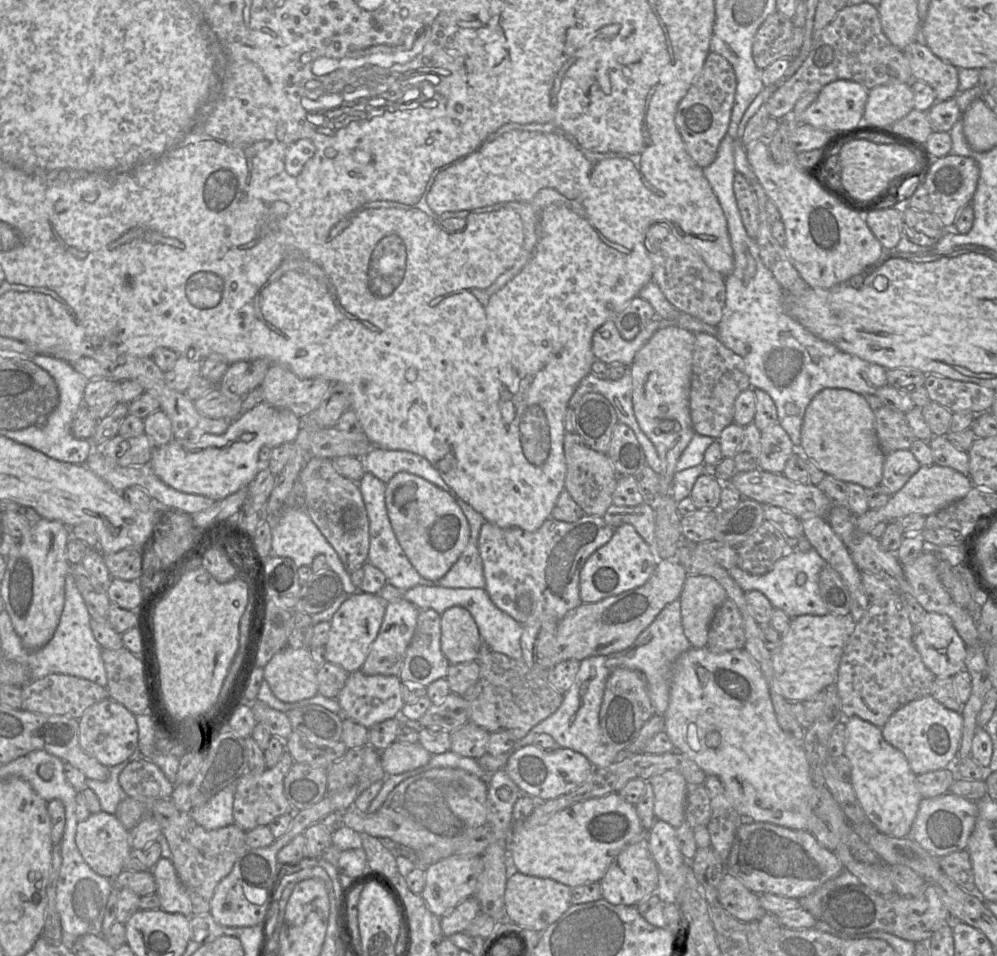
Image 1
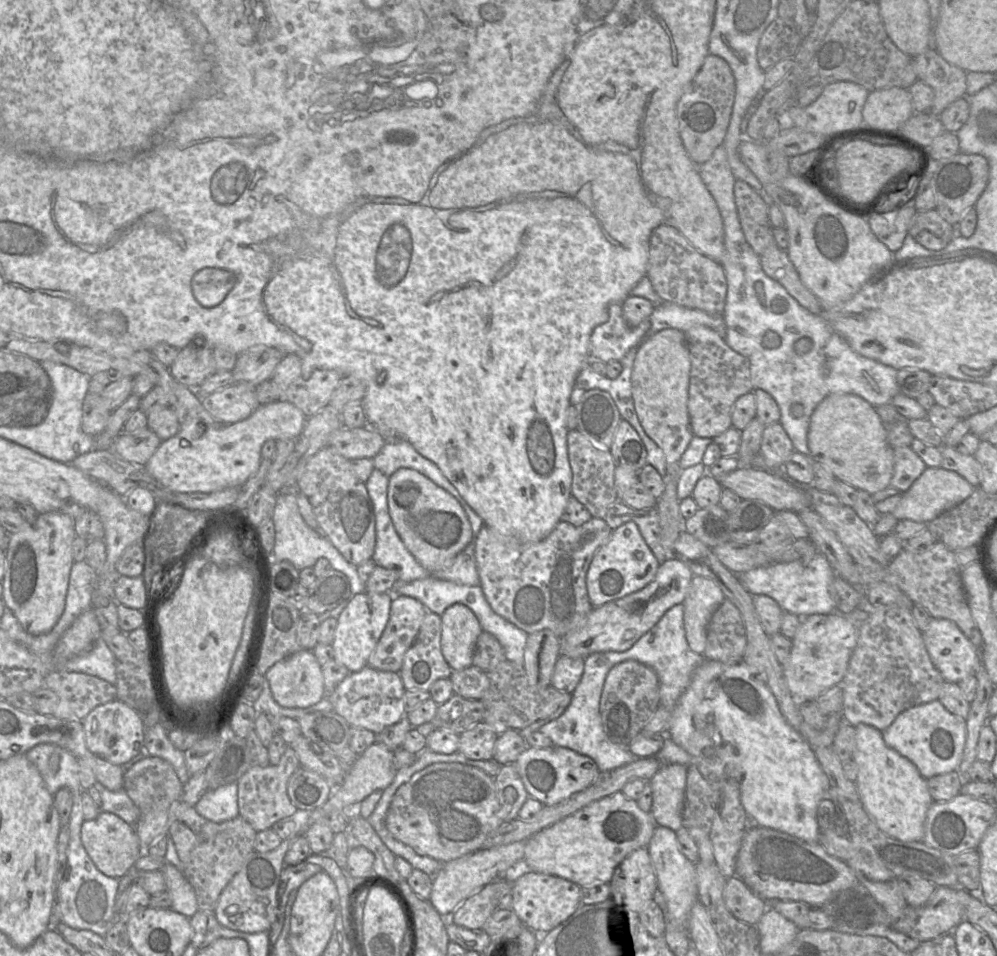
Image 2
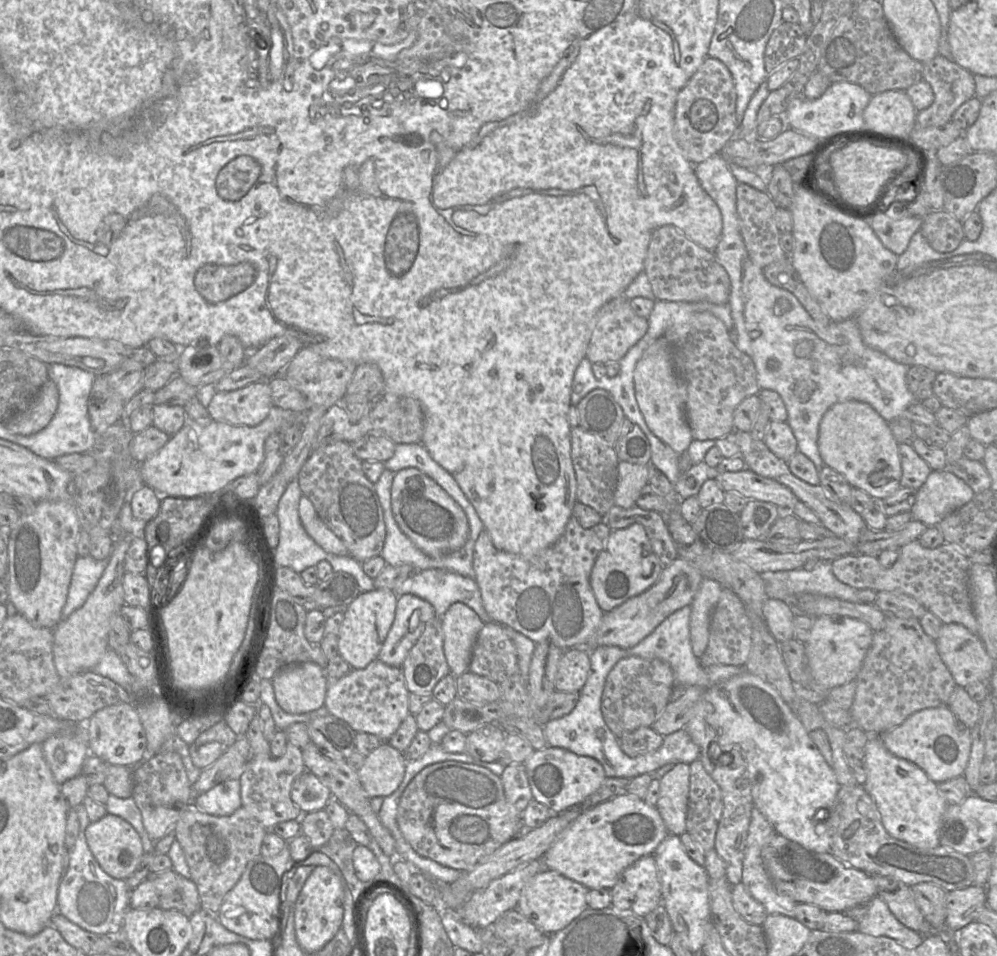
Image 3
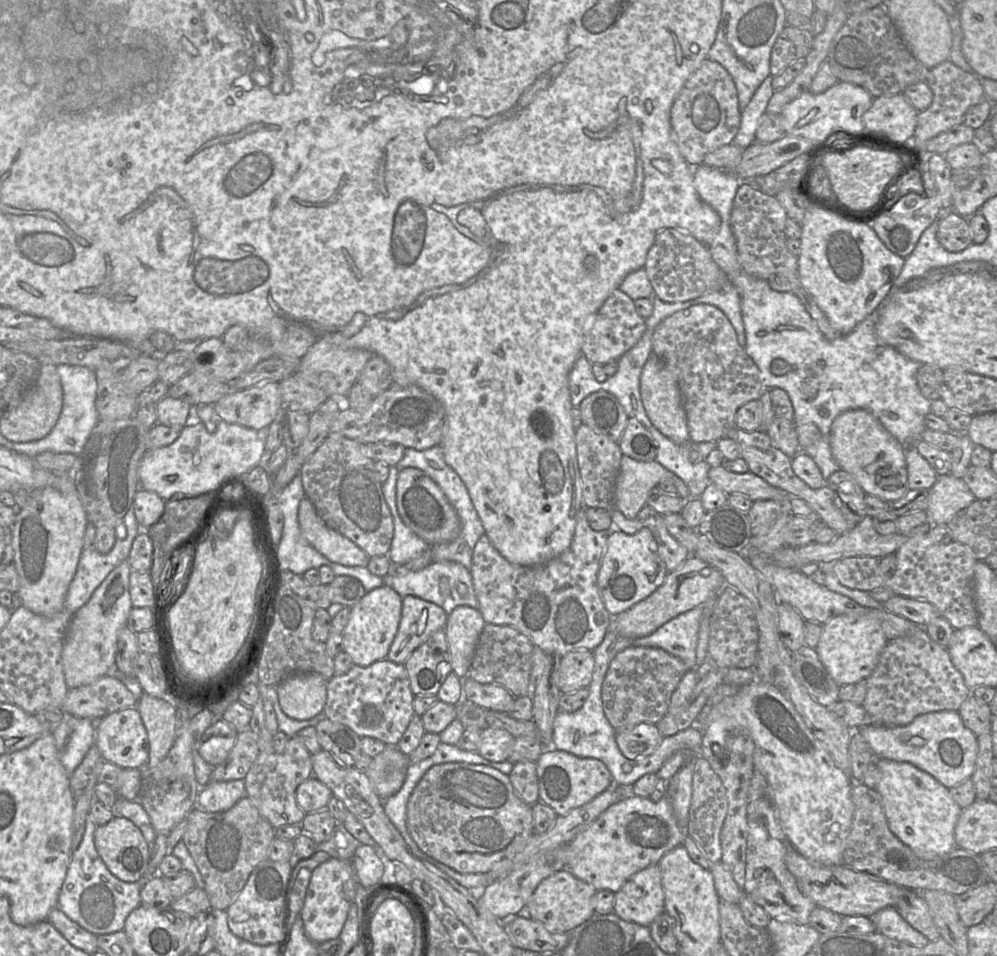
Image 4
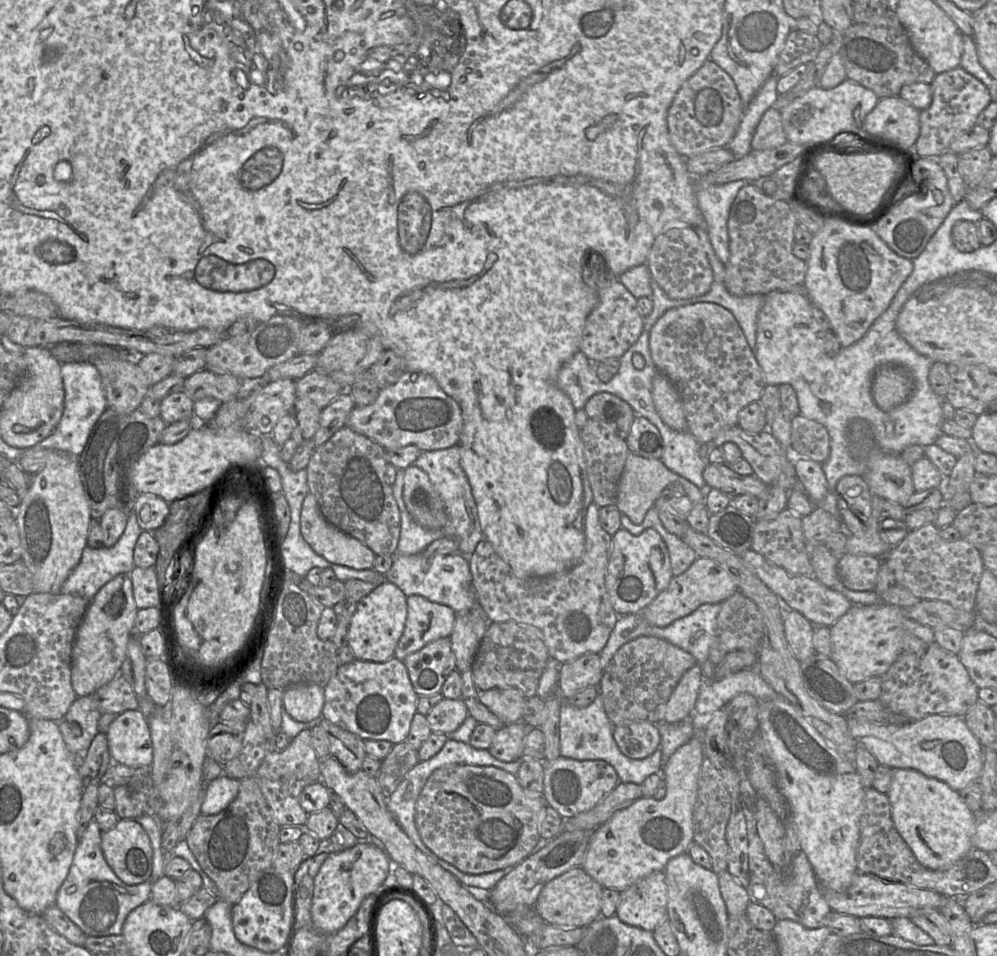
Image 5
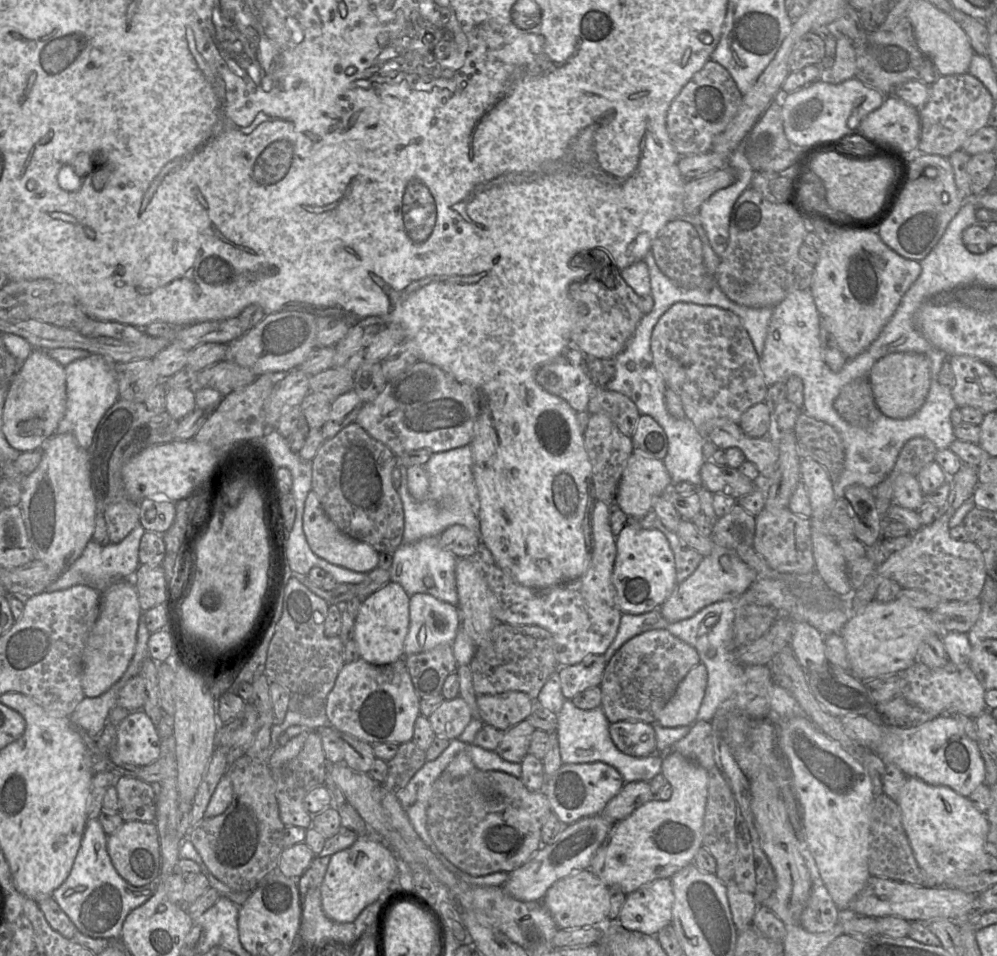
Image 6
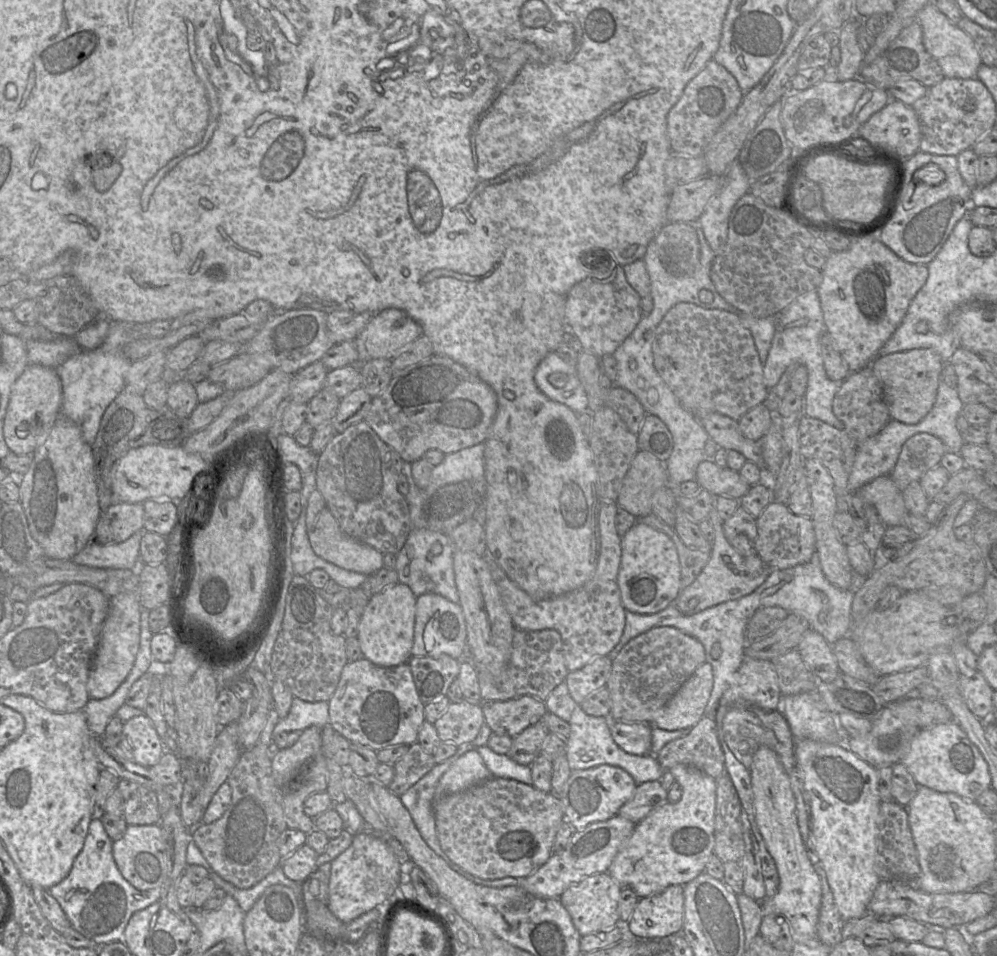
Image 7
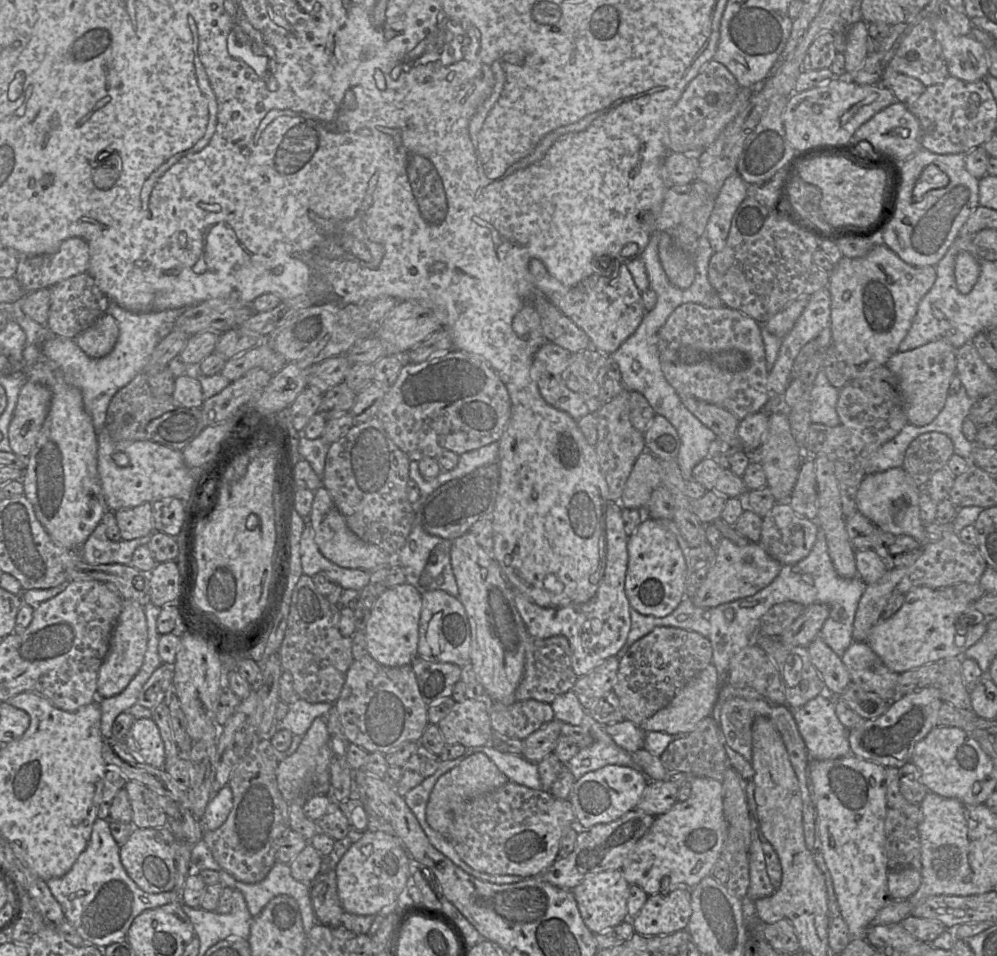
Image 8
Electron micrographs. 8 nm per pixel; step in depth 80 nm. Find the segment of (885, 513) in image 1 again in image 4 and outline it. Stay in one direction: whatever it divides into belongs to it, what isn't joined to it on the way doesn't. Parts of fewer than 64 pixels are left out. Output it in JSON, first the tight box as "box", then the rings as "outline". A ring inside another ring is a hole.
{"box":[928,474,976,525],"outline":[[[951,474],[940,475],[928,490],[928,522],[933,525],[947,524],[959,511],[976,500],[962,478]]]}

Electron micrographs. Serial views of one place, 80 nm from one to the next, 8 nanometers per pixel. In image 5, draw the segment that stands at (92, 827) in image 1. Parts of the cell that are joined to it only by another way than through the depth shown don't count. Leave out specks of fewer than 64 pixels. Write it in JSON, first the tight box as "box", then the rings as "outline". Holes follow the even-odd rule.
{"box":[101,819,153,883],"outline":[[[119,819],[114,828],[103,831],[101,849],[107,864],[124,883],[151,881],[153,849],[146,831],[135,819]]]}

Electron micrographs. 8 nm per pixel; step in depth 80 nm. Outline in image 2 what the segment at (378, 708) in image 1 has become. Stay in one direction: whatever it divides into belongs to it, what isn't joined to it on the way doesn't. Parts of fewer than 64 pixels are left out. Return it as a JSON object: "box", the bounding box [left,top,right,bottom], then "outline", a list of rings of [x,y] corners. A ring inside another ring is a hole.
{"box":[324,665,406,734],"outline":[[[366,665],[360,671],[351,672],[324,697],[328,697],[334,711],[350,726],[378,734],[385,727],[395,724],[404,715],[406,716],[405,692],[406,689],[398,672],[381,671]]]}

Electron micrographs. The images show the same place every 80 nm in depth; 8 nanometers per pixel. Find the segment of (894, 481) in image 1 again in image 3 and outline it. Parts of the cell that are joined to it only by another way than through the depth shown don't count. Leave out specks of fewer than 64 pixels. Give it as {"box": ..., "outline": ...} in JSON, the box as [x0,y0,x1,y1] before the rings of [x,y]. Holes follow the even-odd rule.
{"box":[898,443,932,490],"outline":[[[899,443],[898,450],[902,467],[900,485],[903,488],[918,490],[925,483],[932,469],[916,453],[911,443]]]}

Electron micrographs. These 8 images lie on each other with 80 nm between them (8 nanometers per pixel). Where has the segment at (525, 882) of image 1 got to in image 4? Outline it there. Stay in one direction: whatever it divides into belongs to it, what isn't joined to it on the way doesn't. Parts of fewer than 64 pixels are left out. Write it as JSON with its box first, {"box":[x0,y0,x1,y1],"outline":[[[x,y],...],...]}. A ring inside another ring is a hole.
{"box":[525,870,596,933],"outline":[[[561,870],[539,883],[526,905],[525,913],[540,921],[550,932],[570,933],[595,913],[596,892],[593,886],[576,878],[569,870]]]}

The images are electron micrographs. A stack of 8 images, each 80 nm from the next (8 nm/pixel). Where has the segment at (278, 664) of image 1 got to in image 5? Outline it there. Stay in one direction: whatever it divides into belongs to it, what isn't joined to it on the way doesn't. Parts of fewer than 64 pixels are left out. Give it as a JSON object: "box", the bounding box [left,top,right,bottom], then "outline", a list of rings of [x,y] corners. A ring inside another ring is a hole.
{"box":[283,683,324,722],"outline":[[[299,683],[283,691],[283,708],[298,722],[310,722],[322,715],[324,688],[315,683]]]}

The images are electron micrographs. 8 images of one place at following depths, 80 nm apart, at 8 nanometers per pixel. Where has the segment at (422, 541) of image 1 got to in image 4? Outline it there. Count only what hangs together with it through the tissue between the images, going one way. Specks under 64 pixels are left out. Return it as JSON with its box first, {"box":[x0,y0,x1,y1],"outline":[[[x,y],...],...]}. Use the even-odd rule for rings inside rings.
{"box":[396,467,460,545],"outline":[[[406,467],[399,471],[396,503],[403,523],[429,545],[453,541],[460,532],[459,517],[439,486],[422,470]]]}

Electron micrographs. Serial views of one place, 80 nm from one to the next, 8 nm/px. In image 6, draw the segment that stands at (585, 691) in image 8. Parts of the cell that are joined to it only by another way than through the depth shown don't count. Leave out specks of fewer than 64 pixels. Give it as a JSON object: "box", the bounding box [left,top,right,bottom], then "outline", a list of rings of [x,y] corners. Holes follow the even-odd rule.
{"box":[559,654,607,700],"outline":[[[593,654],[577,664],[562,666],[559,674],[564,697],[572,700],[580,692],[600,686],[607,664],[604,655]]]}

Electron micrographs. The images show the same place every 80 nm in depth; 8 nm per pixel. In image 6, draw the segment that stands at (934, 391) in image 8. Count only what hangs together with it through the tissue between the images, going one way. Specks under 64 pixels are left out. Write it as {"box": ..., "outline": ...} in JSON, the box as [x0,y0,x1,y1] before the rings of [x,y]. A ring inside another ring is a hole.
{"box":[868,353,931,419],"outline":[[[892,353],[873,365],[868,380],[881,413],[892,419],[906,419],[914,415],[926,401],[931,385],[931,361],[921,353]]]}

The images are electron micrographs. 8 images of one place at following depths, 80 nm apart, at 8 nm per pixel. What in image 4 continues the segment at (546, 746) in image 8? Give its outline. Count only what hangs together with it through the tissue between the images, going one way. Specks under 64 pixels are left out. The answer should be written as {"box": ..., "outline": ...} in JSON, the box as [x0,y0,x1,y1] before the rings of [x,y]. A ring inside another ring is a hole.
{"box":[479,727,515,762],"outline":[[[486,727],[481,731],[479,755],[492,762],[507,761],[514,745],[515,737],[502,728]]]}

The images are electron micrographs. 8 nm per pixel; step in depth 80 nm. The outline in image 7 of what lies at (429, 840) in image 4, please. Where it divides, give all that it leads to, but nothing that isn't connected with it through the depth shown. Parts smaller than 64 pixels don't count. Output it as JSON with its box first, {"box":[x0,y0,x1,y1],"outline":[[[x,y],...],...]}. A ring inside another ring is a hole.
{"box":[433,776,565,880],"outline":[[[494,776],[464,791],[445,795],[435,801],[433,798],[433,814],[437,838],[441,849],[445,852],[445,854],[451,859],[451,861],[465,871],[486,880],[501,879],[506,877],[525,878],[535,872],[551,856],[555,835],[560,825],[565,821],[562,801],[552,792],[543,792],[536,789],[533,785],[528,785],[513,779]]]}

